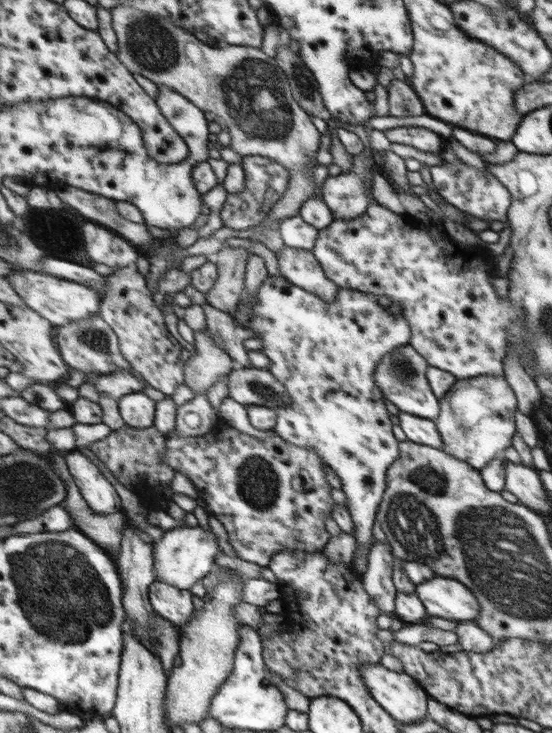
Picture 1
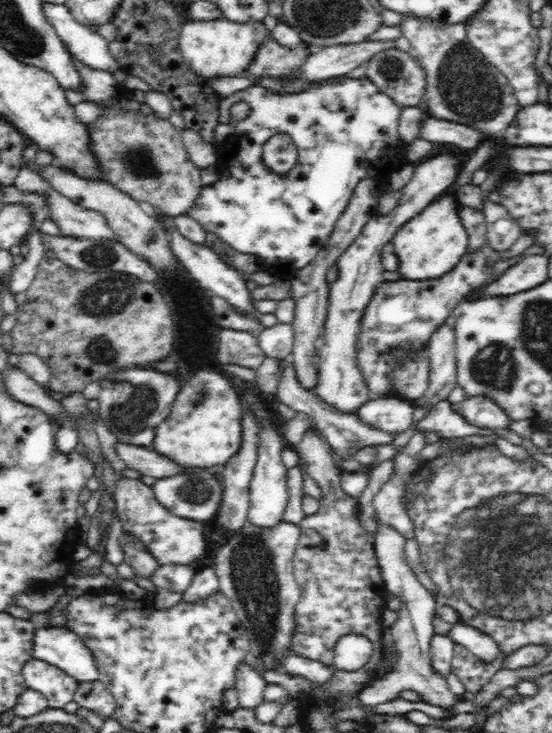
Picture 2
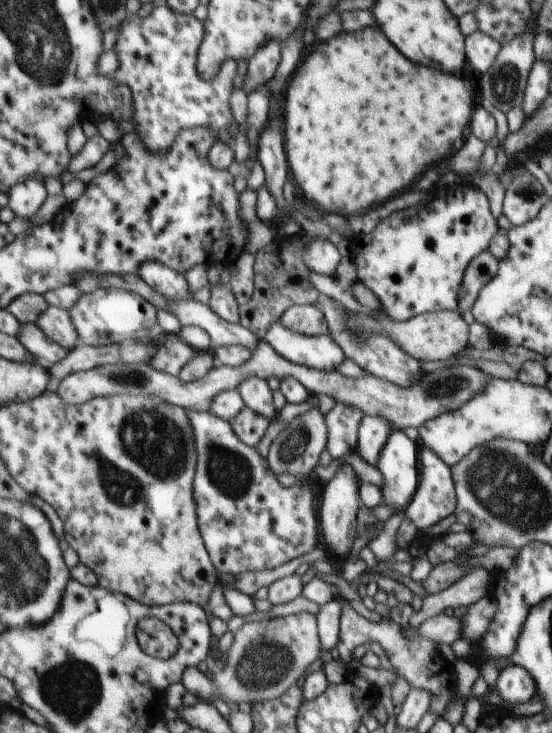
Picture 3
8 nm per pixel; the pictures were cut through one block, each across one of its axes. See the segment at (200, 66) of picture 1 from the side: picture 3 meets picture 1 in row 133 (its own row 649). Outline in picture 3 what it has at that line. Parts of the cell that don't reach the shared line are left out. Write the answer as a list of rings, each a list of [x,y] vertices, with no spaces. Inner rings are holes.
[[[293,612],[287,616],[277,616],[274,618],[263,619],[259,621],[246,622],[232,633],[233,640],[225,656],[225,665],[221,670],[217,669],[215,674],[207,676],[197,669],[197,667],[189,667],[184,672],[182,684],[184,688],[196,694],[203,703],[213,702],[215,698],[221,699],[221,702],[259,702],[259,700],[276,699],[277,696],[283,695],[289,687],[297,682],[297,678],[301,678],[301,674],[305,672],[305,668],[315,662],[319,658],[319,636],[317,636],[317,620],[315,615],[308,612]]]

